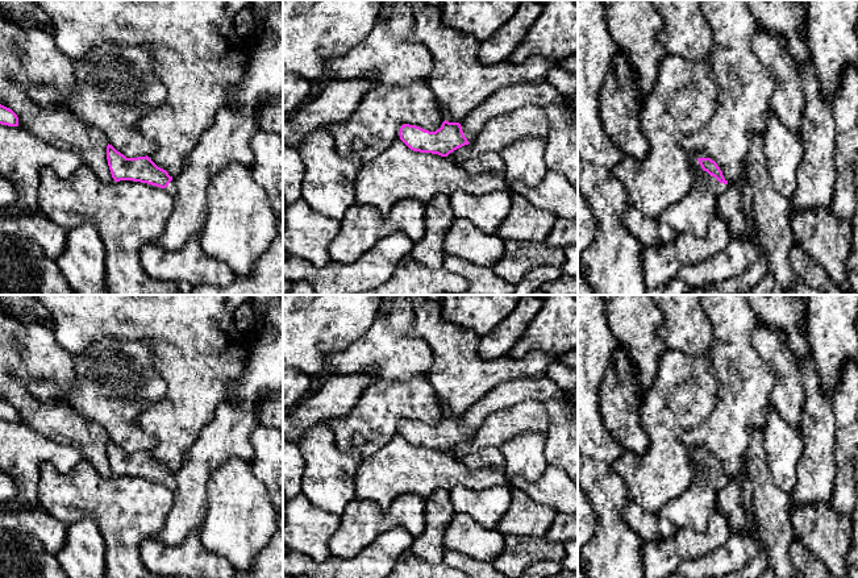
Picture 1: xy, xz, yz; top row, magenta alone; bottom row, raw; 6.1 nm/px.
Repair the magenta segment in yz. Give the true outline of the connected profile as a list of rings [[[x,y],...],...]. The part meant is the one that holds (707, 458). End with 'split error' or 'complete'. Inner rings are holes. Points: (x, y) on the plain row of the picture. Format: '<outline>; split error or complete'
[[[711,453],[694,454],[692,460],[695,475],[690,486],[665,504],[658,516],[670,520],[676,528],[705,533],[717,504],[719,491],[725,487],[728,475]]]; split error

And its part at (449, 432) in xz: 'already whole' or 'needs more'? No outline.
needs more

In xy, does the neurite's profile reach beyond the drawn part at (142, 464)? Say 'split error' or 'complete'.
split error

